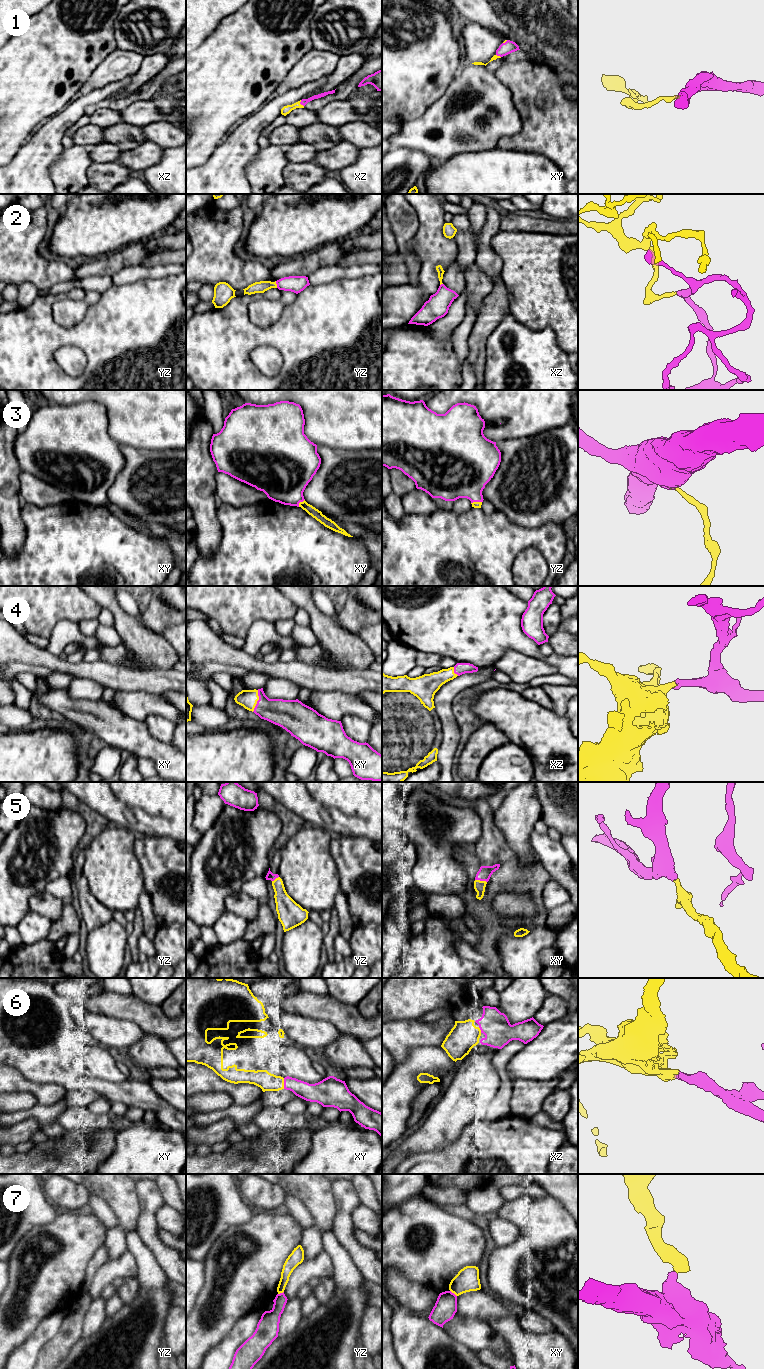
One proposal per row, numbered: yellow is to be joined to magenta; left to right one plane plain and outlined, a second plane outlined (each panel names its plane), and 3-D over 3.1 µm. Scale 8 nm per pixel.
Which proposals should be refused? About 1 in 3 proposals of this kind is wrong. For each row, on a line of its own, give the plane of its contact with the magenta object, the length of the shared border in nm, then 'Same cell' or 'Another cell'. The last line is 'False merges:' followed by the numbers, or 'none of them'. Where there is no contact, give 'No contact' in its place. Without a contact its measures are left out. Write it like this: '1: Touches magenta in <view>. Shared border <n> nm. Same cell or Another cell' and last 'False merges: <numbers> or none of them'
1: Touches magenta in xz. Shared border 60 nm. Same cell
2: Touches magenta in yz. Shared border 60 nm. Same cell
3: Touches magenta in xy. Shared border 80 nm. Same cell
4: Touches magenta in xy. Shared border 180 nm. Same cell
5: Touches magenta in xy. Shared border 100 nm. Same cell
6: Touches magenta in xy. Shared border 90 nm. Same cell
7: Touches magenta in xy. Shared border 80 nm. Another cell
False merges: 7

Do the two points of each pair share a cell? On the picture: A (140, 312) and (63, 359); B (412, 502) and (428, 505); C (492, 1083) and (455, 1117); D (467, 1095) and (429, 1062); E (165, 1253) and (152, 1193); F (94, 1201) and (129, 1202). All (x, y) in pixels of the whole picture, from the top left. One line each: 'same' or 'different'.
A: different
B: same
C: same
D: different
E: same
F: different

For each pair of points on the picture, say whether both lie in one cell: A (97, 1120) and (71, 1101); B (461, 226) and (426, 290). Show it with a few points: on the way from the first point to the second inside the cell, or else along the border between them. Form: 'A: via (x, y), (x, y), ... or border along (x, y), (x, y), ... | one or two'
A: border along (67, 1106), (86, 1107) | two
B: border along (453, 237), (458, 246), (456, 259) | two

